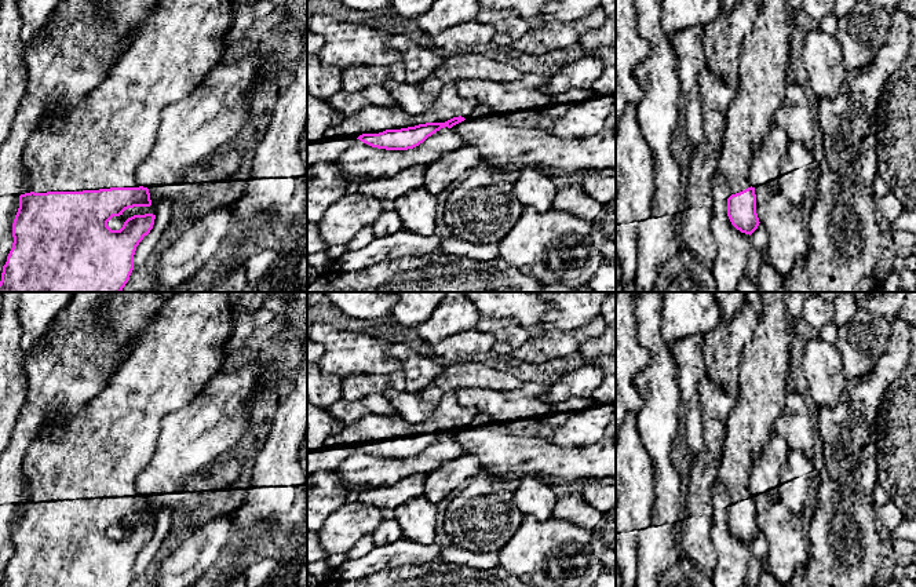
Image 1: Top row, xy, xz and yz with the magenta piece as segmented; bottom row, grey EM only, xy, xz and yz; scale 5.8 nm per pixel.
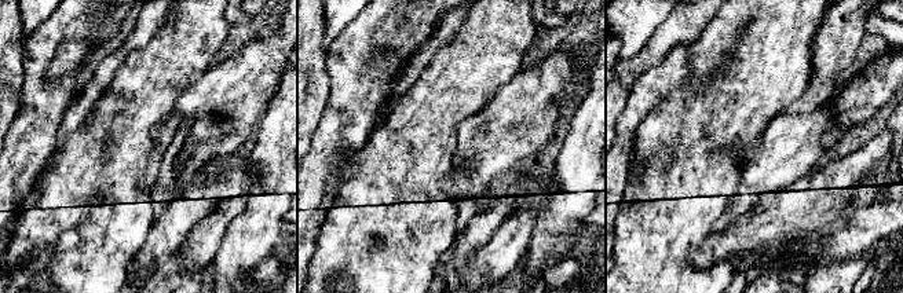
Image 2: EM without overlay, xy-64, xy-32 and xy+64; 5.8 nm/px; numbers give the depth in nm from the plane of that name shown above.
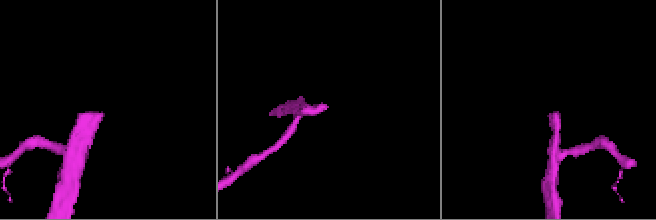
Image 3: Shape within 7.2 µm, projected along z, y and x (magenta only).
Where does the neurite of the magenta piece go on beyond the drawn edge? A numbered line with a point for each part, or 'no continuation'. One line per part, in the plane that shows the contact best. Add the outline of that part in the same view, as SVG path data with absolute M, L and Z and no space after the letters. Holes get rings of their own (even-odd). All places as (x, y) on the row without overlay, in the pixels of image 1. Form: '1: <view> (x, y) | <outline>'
1: xz (372, 427) | M456 391L442 395L434 415L420 423L408 423L398 415L366 415L353 424L326 438L332 448L357 448L362 442L379 442L386 438L401 438L426 431L445 431L453 426L467 427L479 412L474 406L463 406Z

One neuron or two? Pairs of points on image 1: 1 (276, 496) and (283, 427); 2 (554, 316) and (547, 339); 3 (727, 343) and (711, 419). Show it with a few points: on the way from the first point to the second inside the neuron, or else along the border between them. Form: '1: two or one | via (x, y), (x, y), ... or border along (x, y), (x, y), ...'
1: one | via (283, 480), (283, 444)
2: two | border along (583, 325), (575, 330), (547, 330)
3: two | border along (707, 374), (734, 400)

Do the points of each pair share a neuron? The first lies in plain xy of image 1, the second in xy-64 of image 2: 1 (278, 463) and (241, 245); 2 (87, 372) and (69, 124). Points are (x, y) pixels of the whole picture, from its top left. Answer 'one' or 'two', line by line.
1: one
2: two

